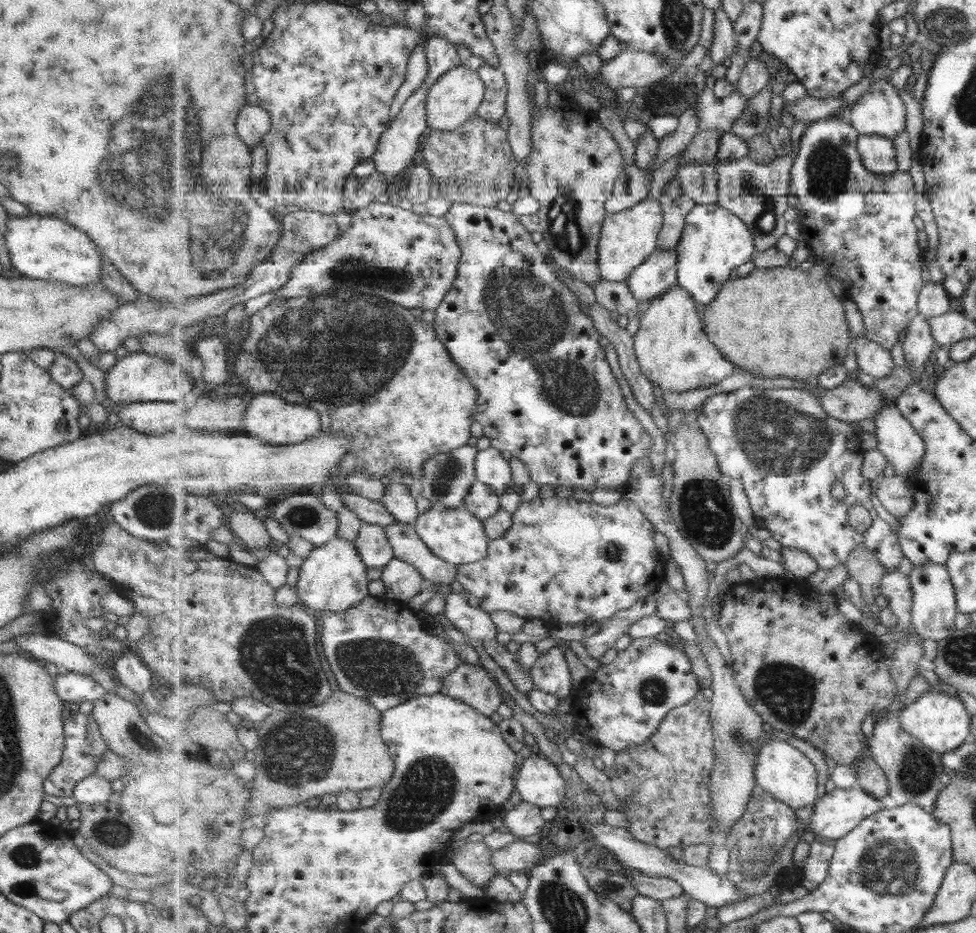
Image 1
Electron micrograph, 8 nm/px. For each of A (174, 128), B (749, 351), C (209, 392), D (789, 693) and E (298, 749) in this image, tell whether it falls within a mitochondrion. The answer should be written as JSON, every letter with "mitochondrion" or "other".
{"A":"mitochondrion","B":"other","C":"other","D":"mitochondrion","E":"mitochondrion"}

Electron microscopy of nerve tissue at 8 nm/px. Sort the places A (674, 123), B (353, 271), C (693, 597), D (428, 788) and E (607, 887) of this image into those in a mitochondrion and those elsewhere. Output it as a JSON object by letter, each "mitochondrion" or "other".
{"A":"other","B":"mitochondrion","C":"other","D":"mitochondrion","E":"mitochondrion"}

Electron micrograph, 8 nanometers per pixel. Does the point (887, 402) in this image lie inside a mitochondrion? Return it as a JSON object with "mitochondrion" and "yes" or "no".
{"mitochondrion":"no"}

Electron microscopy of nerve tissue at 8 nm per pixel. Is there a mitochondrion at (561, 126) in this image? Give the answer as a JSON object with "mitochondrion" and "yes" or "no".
{"mitochondrion":"no"}

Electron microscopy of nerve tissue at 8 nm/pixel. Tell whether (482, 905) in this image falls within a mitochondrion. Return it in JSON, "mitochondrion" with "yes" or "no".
{"mitochondrion":"no"}

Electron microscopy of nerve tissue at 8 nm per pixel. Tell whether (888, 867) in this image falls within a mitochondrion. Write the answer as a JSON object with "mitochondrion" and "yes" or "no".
{"mitochondrion":"yes"}

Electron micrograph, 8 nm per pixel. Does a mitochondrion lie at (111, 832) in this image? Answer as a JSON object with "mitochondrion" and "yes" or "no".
{"mitochondrion":"yes"}

